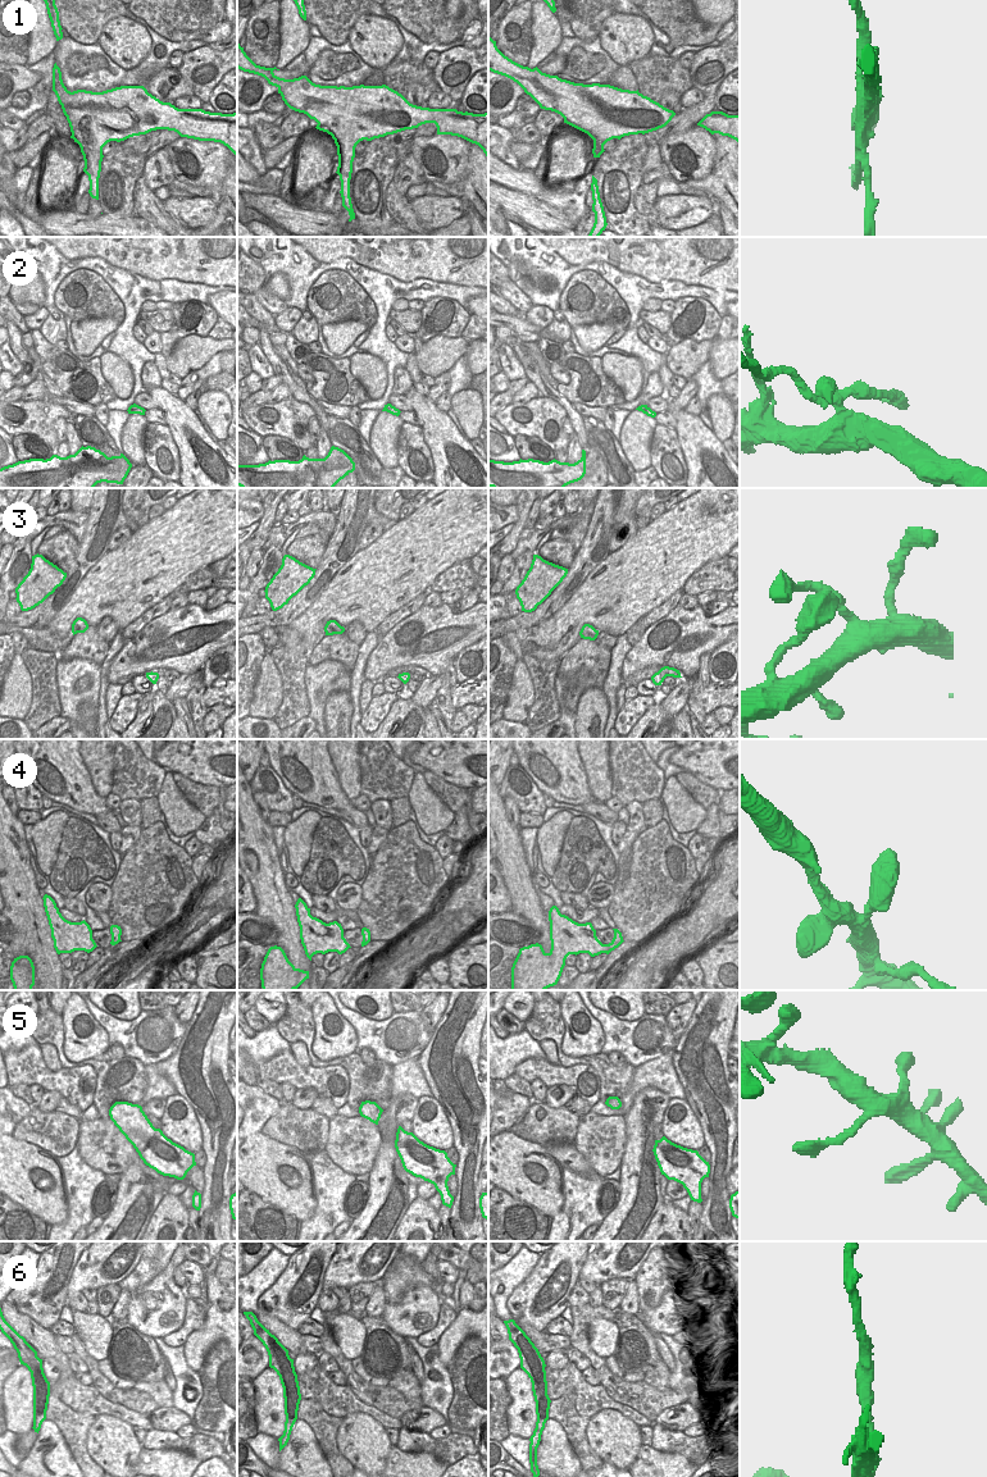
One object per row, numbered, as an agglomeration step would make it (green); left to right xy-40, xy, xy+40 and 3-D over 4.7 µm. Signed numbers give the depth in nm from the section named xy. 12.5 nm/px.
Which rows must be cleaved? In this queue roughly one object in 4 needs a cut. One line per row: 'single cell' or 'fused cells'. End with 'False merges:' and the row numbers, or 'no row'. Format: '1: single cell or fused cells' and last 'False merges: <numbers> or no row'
1: fused cells
2: single cell
3: single cell
4: single cell
5: single cell
6: fused cells
False merges: 1, 6

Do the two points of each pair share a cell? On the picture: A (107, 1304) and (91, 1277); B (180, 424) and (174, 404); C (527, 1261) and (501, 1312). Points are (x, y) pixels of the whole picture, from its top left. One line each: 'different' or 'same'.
A: different
B: same
C: same

